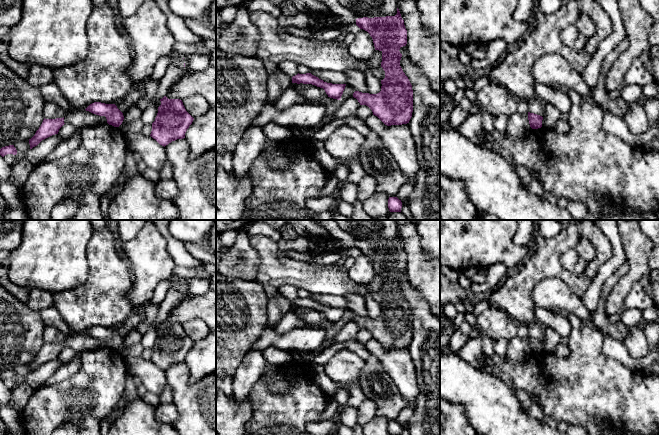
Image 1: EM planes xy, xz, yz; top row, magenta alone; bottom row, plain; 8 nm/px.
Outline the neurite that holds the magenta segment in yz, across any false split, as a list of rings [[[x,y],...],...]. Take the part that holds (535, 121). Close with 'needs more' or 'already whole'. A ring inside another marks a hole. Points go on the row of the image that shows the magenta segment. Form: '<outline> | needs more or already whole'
[[[528,112],[528,120],[532,129],[538,129],[542,127],[542,116]]] | already whole

